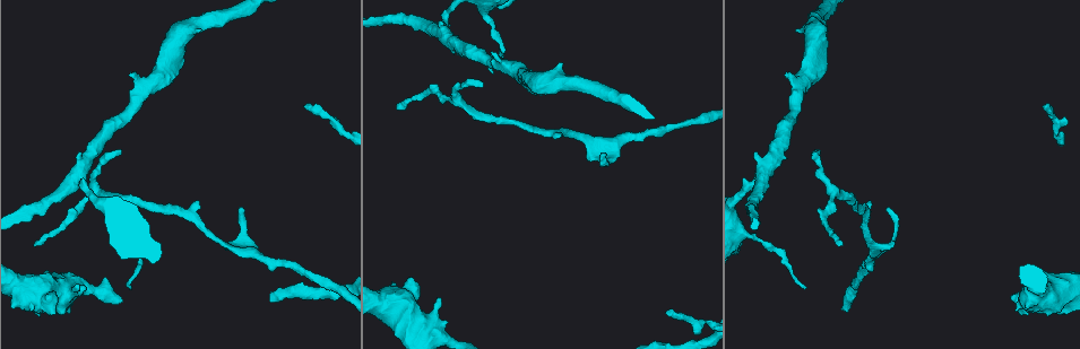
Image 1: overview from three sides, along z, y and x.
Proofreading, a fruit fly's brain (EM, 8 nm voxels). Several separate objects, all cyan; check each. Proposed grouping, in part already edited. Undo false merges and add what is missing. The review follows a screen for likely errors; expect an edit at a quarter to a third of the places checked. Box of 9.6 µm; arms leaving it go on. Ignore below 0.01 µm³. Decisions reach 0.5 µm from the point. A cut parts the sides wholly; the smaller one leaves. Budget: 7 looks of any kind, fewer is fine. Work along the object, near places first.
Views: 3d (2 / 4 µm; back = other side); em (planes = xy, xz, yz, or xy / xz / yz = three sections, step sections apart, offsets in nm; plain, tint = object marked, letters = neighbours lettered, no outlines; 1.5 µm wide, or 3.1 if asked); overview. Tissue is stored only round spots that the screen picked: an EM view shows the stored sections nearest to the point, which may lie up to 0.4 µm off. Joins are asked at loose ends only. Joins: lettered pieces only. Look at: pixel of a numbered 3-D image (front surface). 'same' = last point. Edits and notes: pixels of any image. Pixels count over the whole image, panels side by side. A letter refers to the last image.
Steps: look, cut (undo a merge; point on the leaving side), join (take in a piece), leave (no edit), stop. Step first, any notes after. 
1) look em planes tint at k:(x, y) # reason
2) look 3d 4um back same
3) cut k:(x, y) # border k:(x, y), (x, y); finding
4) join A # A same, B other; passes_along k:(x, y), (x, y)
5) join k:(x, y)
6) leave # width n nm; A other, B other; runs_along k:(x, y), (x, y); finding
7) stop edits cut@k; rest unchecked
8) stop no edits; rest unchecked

look 3d 4um at 1:(134, 72) # free end

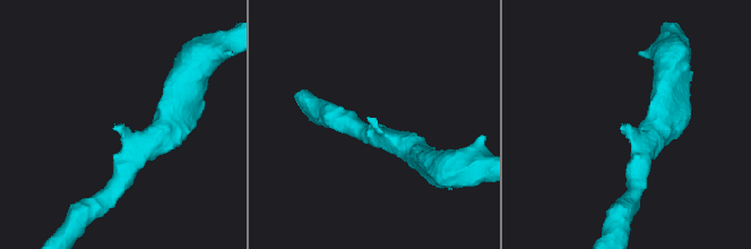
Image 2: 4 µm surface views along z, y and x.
look em planes letters at 2:(625, 126)

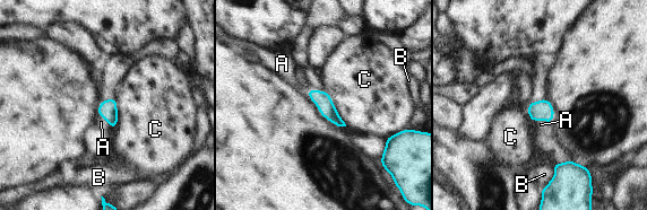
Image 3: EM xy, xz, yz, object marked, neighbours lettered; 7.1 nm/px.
join A # longest_contact C 300 nm; A same, B other, C other; the cell continues

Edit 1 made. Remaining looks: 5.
look 3d 2um back at 1:(889, 209) # thin end

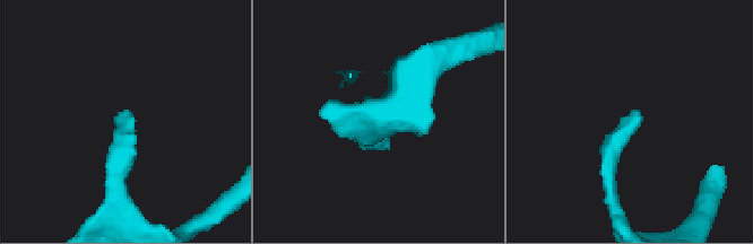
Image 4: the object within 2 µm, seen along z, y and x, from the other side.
look em planes plain at 4:(123, 112) # now the EM

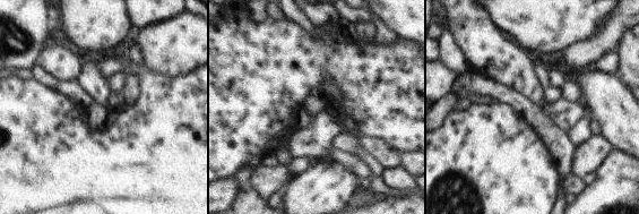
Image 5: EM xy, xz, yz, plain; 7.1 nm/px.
look em planes letters same

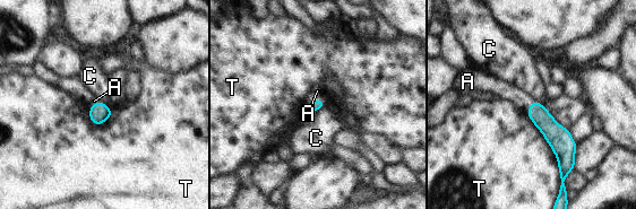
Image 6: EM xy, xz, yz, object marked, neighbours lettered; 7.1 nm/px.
join A # A same, C other, T other; passes_along 6:(315, 105), (317, 98), (317, 90); the cell continues

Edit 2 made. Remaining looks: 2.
stop edits join@3, join@6; rest unchecked

